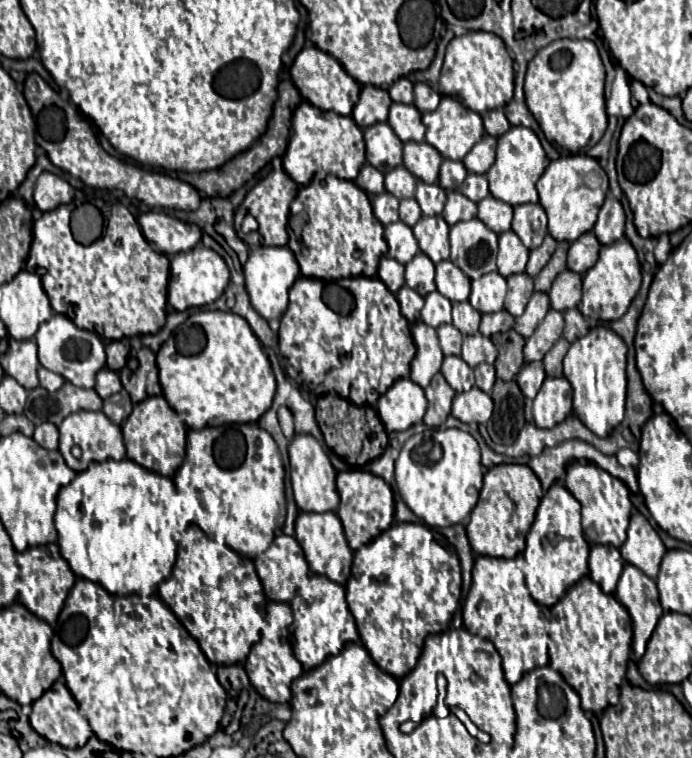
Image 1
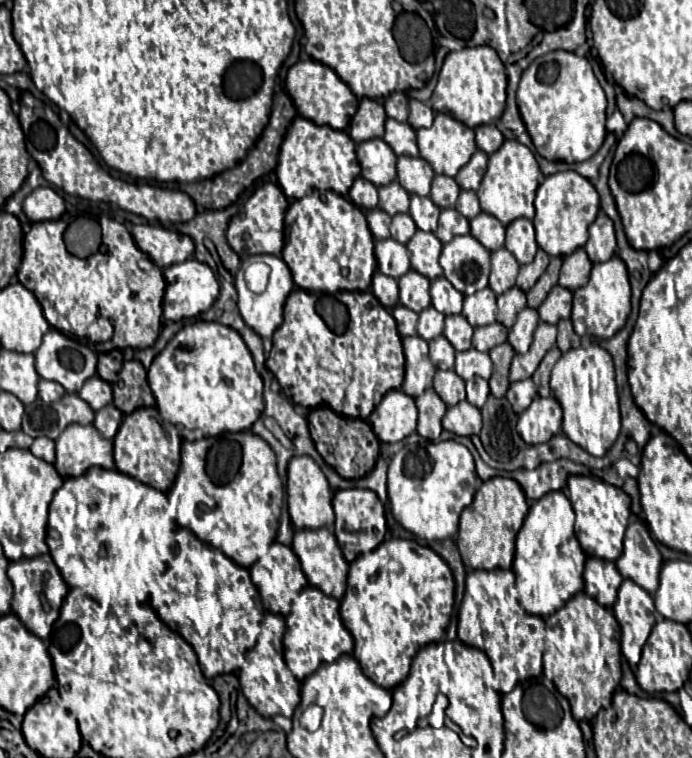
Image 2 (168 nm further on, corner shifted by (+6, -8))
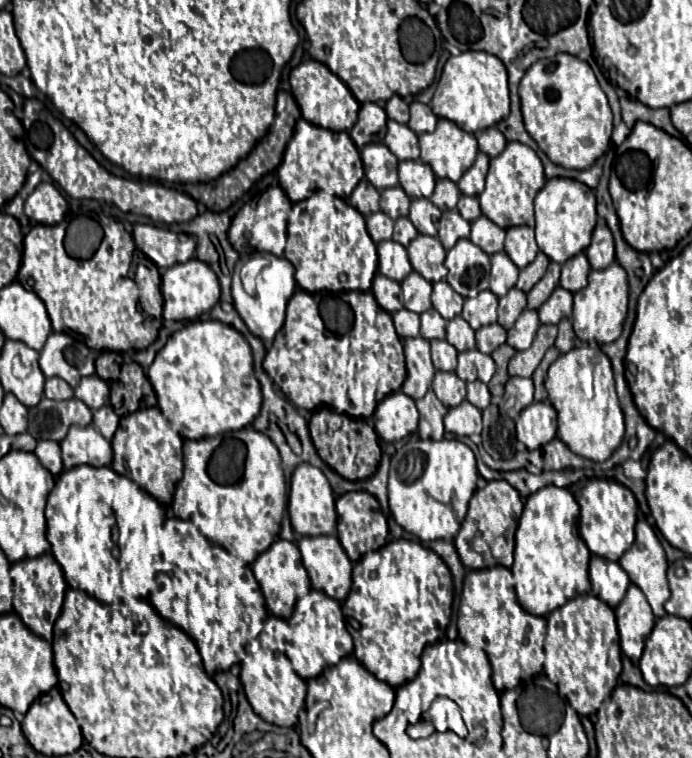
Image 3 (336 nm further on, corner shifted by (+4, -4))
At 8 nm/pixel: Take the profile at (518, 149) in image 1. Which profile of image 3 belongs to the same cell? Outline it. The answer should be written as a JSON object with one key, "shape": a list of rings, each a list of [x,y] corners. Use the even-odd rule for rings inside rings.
{"shape":[[[508,142],[506,148],[490,160],[490,170],[486,176],[486,188],[478,194],[482,214],[496,222],[500,228],[512,226],[534,226],[534,208],[532,200],[536,192],[546,184],[546,176],[542,170],[542,162],[538,154],[520,142]]]}

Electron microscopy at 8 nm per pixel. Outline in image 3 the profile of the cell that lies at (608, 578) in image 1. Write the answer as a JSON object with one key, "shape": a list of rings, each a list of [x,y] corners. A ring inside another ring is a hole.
{"shape":[[[592,556],[588,574],[592,582],[592,594],[604,600],[610,608],[616,608],[630,586],[628,574],[620,568],[620,564]]]}

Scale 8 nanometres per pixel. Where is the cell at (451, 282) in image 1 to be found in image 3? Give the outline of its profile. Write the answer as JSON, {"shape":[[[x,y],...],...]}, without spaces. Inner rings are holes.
{"shape":[[[440,280],[434,284],[432,304],[446,320],[452,320],[462,312],[462,302],[464,298],[458,292],[454,292],[454,288],[446,280]]]}

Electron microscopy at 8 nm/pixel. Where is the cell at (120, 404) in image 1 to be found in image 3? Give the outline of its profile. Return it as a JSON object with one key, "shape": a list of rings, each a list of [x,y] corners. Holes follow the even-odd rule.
{"shape":[[[102,406],[94,412],[94,420],[92,420],[92,426],[106,438],[106,440],[112,440],[116,428],[118,428],[118,416],[116,412],[112,410],[112,406]]]}

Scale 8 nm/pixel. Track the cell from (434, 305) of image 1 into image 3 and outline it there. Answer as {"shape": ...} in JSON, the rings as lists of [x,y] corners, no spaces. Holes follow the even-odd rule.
{"shape":[[[434,308],[420,314],[420,318],[422,318],[422,328],[420,328],[422,338],[426,338],[426,340],[446,338],[446,320]]]}

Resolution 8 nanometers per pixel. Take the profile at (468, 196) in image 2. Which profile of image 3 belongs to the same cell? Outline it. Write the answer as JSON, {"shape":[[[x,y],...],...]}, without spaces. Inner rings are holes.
{"shape":[[[462,194],[460,200],[458,200],[458,212],[460,212],[460,214],[464,216],[464,220],[468,220],[468,222],[476,220],[476,218],[482,214],[476,196],[464,196],[464,194]]]}

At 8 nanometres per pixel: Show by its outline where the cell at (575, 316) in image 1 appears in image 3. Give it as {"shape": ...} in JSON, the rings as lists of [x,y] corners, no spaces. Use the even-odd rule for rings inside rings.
{"shape":[[[568,318],[560,320],[558,338],[556,338],[554,346],[560,350],[560,354],[564,354],[564,352],[568,352],[568,350],[572,350],[576,346],[576,336],[574,336],[574,330],[572,330],[572,324],[570,324]]]}

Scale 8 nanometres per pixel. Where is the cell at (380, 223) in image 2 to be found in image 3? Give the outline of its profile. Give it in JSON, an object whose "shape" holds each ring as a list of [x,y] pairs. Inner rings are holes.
{"shape":[[[374,212],[372,216],[366,216],[366,228],[368,228],[368,234],[370,234],[370,238],[374,242],[390,240],[392,238],[394,220],[384,212]]]}

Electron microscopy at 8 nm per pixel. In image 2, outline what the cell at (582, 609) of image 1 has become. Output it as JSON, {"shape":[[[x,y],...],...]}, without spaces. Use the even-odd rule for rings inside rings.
{"shape":[[[578,592],[558,612],[546,618],[546,646],[544,646],[544,674],[554,682],[558,692],[570,700],[576,720],[592,720],[598,710],[611,706],[613,694],[620,685],[621,670],[620,632],[614,614],[598,604],[586,592]]]}

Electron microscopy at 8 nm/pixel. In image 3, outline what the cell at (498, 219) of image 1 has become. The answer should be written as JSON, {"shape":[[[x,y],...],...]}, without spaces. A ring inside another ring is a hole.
{"shape":[[[480,216],[472,222],[472,232],[470,232],[470,240],[480,246],[486,254],[496,254],[504,248],[504,236],[506,230],[496,226],[490,218]]]}

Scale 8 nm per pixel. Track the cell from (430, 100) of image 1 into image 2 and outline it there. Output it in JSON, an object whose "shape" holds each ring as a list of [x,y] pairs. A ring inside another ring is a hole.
{"shape":[[[410,100],[410,112],[408,112],[408,124],[418,130],[418,128],[430,128],[434,122],[434,110],[426,106],[424,102]]]}

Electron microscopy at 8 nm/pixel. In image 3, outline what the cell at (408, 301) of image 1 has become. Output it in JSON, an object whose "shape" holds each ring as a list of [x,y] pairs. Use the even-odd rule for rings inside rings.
{"shape":[[[398,310],[392,314],[394,318],[394,326],[400,338],[408,338],[408,336],[418,336],[420,334],[420,316],[412,310]]]}

